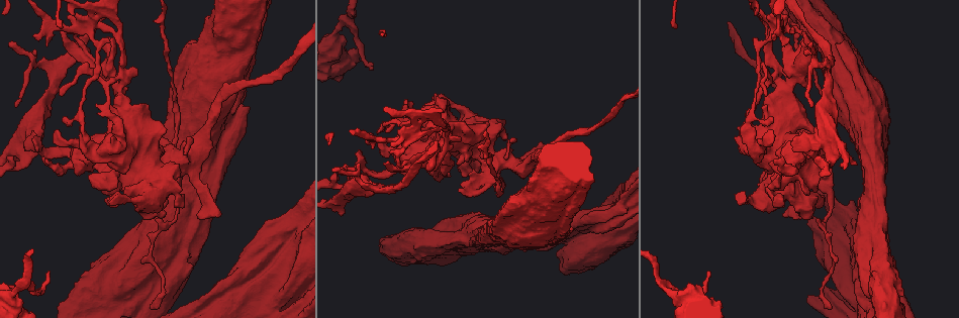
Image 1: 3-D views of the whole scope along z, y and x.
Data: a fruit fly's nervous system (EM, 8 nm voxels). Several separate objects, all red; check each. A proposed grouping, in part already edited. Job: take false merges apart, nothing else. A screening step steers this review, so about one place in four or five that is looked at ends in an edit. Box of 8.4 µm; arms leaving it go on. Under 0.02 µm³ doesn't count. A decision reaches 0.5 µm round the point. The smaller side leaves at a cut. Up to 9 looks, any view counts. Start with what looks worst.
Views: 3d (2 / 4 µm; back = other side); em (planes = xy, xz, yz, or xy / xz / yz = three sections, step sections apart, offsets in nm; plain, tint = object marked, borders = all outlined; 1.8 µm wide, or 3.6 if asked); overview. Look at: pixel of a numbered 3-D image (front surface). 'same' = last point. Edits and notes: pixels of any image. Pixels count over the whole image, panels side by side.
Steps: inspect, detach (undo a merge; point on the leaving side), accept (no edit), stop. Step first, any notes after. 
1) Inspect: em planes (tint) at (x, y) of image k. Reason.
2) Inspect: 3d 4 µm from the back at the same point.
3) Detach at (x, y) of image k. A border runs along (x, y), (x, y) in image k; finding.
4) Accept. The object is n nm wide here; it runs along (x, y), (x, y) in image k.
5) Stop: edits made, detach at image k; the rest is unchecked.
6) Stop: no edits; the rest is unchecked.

Inspect: em 3.6 µm planes (tint) at (790, 156) of image 1. Calibre changes.

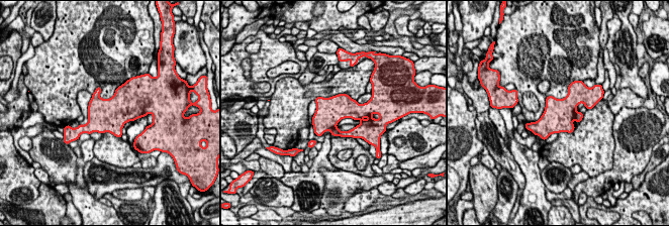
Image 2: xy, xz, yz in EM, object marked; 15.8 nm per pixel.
Accept. One neuron here.

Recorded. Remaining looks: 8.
Inspect: 3d 4 µm at (108, 103) of image 1. Sudden change in width.

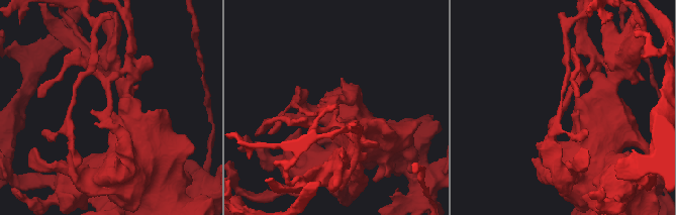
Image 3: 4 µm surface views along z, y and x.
Inspect: em yz step 4 (tint) at (337, 110) of image 3.

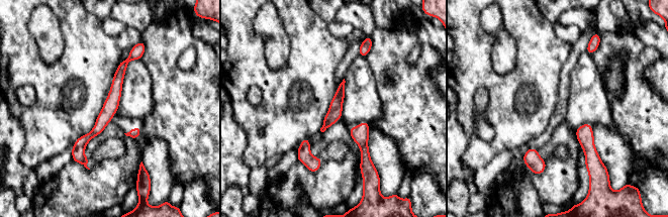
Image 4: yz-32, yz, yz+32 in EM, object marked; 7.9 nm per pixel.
Accept. It runs along (136, 56), (122, 66), (110, 108), (75, 158) in image 4; continuous, no second neuron.

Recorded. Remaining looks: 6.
Inspect: em 3.6 µm yz step 16 (tint) at (296, 292) of image 1. Closes a loop.

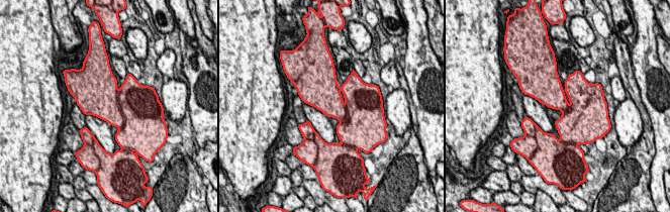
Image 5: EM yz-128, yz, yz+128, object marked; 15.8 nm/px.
Accept. One neuron here.

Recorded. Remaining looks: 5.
Inspect: em planes (tint) at (117, 37) of image 1. Branch point.

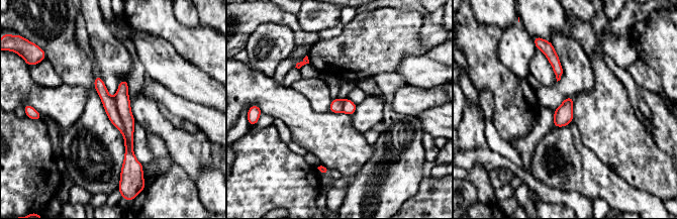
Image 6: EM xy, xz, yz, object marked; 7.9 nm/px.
Detach at (122, 100) of image 6. Two neurons meet here.

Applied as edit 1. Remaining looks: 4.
Stop: edits made, detach at image 6; the rest is unchecked.

